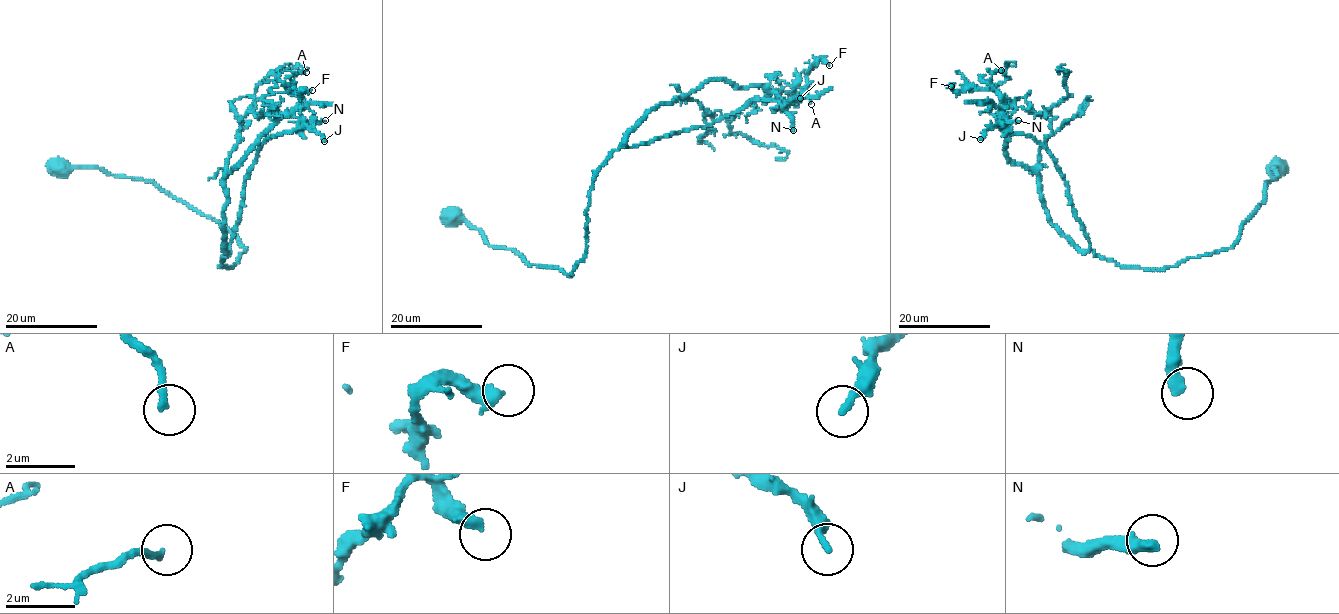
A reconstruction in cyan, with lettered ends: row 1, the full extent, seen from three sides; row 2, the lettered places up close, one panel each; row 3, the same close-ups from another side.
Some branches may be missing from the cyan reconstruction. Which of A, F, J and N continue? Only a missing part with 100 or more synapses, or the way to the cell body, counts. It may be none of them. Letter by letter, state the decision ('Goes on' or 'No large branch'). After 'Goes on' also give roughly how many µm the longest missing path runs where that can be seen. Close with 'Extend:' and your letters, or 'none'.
A: No large branch
F: No large branch
J: No large branch
N: Goes on. Missing length about 100 µm
Extend: N

